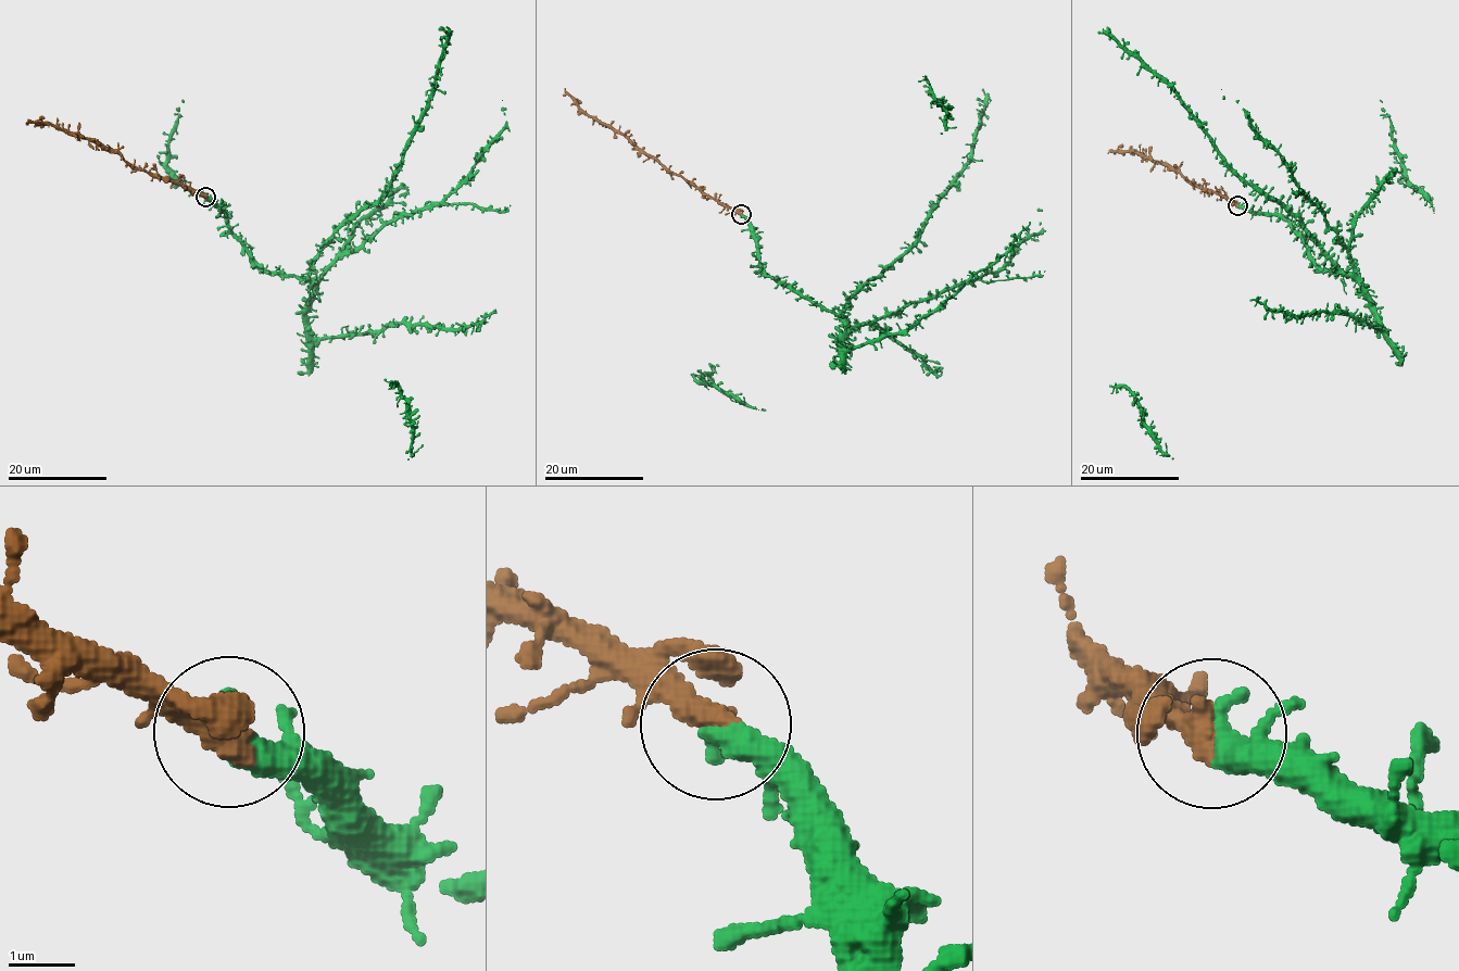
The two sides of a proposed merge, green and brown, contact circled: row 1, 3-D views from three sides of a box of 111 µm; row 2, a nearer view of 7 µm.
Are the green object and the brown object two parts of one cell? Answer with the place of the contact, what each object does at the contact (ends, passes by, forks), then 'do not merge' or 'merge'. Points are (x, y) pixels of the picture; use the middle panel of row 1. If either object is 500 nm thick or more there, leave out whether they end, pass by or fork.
(741, 214) | green passes by | brown ends | merge

